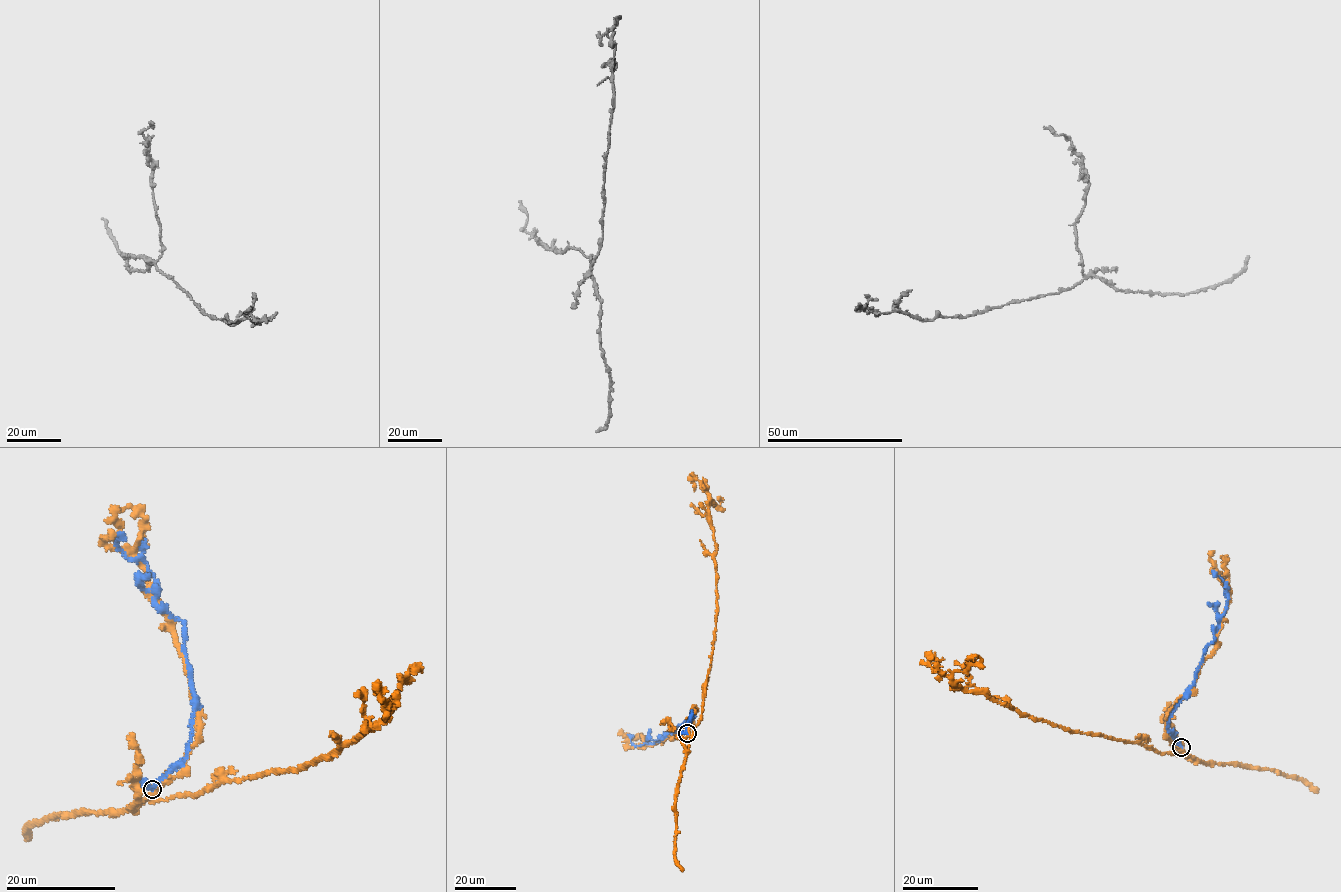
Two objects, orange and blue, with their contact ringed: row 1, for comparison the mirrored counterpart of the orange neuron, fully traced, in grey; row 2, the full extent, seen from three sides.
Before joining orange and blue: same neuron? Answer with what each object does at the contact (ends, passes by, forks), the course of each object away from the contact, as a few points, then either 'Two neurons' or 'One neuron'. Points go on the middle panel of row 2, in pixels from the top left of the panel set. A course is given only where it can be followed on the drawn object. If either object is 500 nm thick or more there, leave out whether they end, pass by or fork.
At the ring orange passes by. At the ring blue passes by. Course of orange: (687, 733), (682, 743), (687, 750), (715, 632), (716, 550), (707, 506), (709, 494), (719, 507), (717, 496). Course of blue: (687, 734), (690, 710), (691, 716), (678, 724), (678, 731), (652, 743), (634, 745), (629, 734). Two neurons

